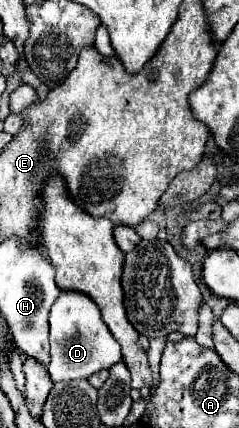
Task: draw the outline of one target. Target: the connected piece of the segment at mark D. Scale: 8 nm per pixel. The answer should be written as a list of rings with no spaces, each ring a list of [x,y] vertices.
[[[63,290],[55,304],[51,306],[49,316],[51,326],[51,362],[49,362],[49,376],[53,382],[61,380],[79,380],[89,378],[99,370],[111,368],[115,362],[121,360],[119,344],[113,340],[107,324],[101,318],[101,312],[93,300],[75,290]]]

